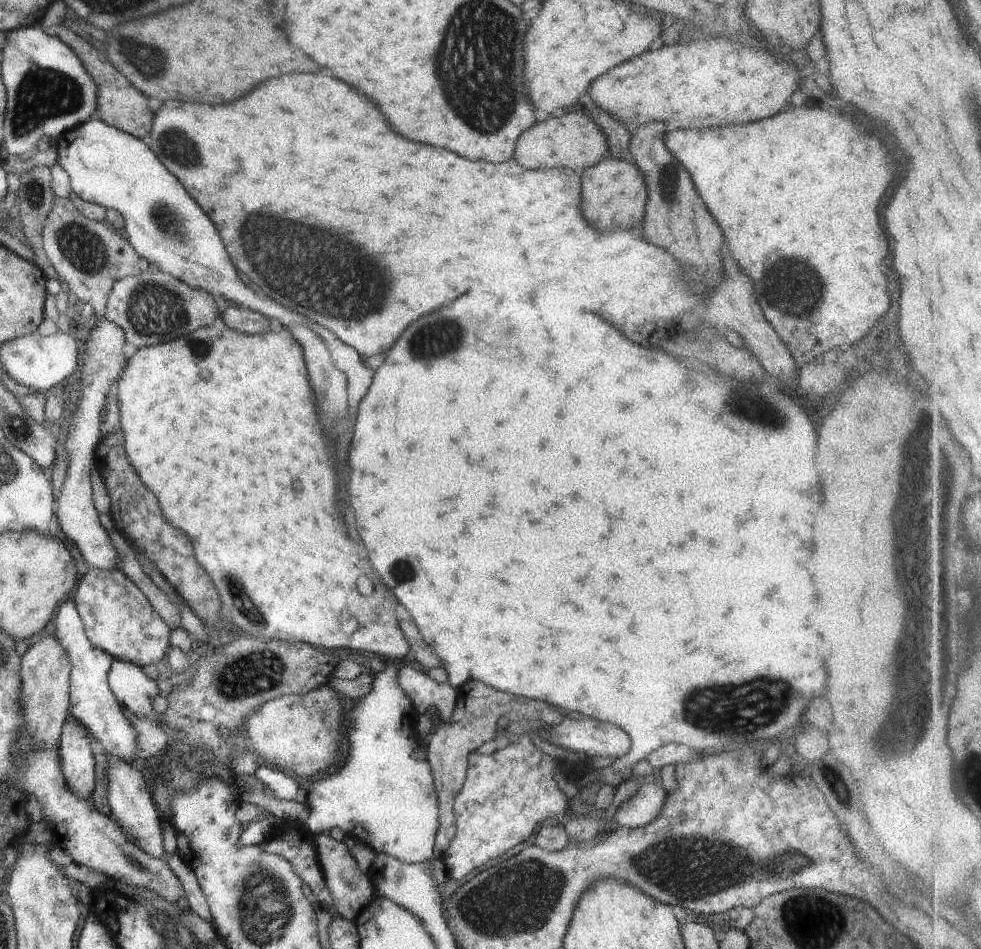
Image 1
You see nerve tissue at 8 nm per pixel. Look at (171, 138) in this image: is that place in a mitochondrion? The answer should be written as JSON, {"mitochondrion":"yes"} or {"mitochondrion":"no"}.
{"mitochondrion":"yes"}

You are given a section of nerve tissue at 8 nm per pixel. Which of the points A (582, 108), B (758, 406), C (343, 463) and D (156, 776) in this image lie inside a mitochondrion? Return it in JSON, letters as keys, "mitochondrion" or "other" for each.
{"A":"other","B":"mitochondrion","C":"other","D":"other"}

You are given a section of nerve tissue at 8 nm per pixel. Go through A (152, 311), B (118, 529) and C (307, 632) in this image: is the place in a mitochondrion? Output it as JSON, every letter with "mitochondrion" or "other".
{"A":"mitochondrion","B":"other","C":"other"}

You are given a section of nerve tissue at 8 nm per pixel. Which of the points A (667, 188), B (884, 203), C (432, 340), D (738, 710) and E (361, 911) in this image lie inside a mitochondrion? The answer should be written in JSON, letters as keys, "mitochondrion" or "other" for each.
{"A":"mitochondrion","B":"other","C":"mitochondrion","D":"mitochondrion","E":"other"}

